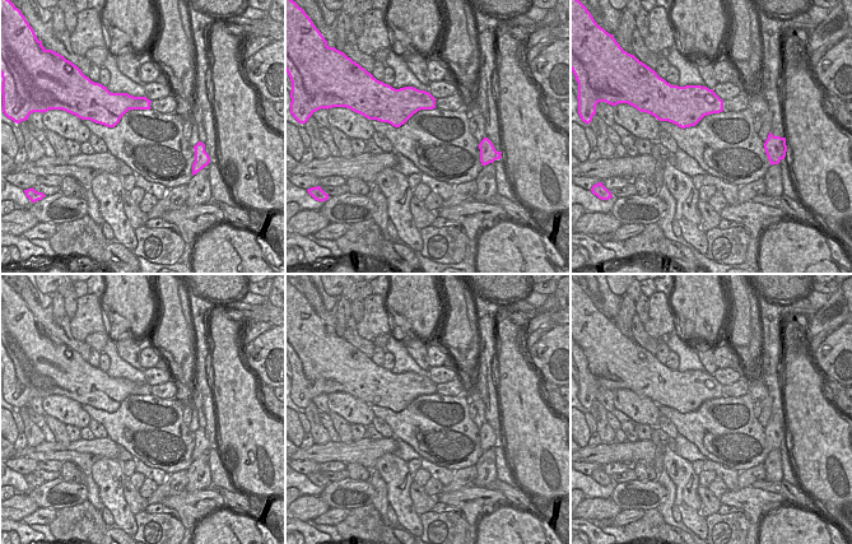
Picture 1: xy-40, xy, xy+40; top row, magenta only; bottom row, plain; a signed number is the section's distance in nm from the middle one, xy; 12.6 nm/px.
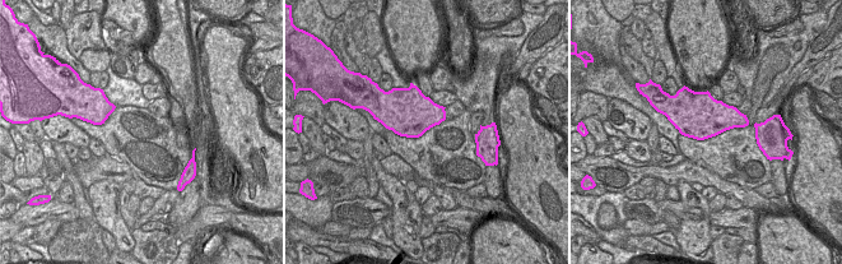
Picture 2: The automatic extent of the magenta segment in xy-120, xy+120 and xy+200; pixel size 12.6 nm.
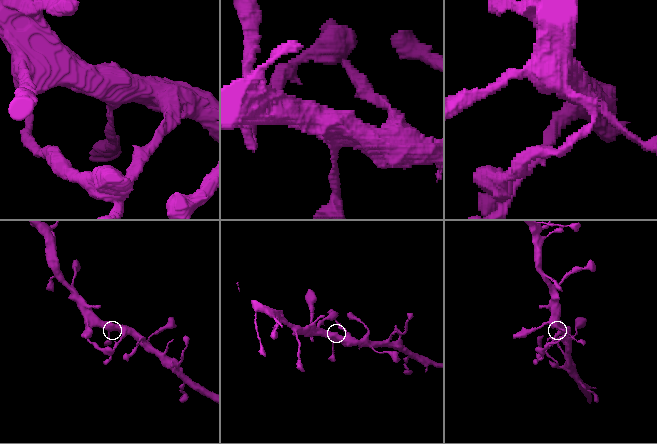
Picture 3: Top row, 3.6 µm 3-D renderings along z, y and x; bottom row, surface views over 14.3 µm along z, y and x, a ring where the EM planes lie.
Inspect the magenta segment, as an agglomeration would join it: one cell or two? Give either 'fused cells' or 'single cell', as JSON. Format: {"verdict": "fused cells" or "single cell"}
{"verdict": "fused cells"}

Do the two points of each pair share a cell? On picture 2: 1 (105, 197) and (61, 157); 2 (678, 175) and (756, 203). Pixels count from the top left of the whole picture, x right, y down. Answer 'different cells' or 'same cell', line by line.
1: different cells
2: same cell

